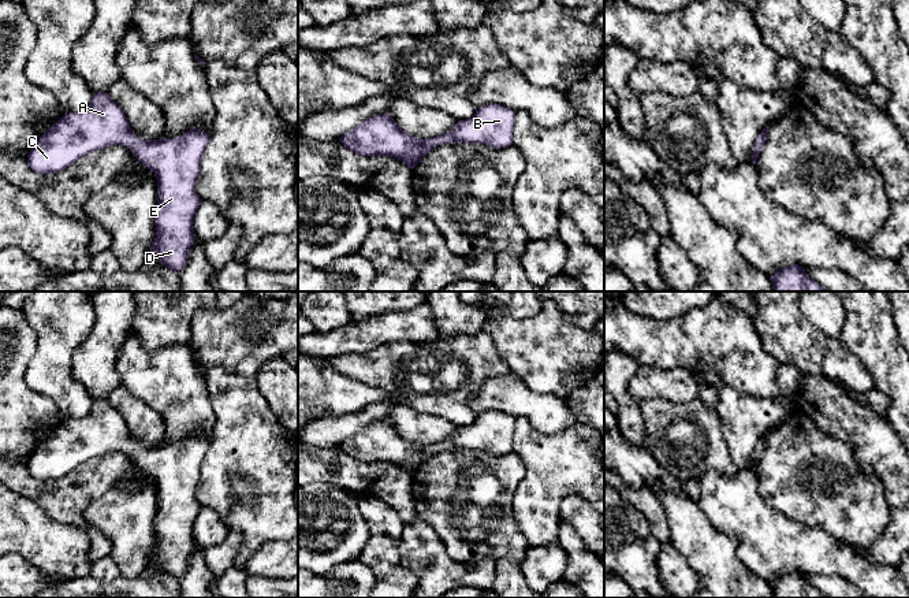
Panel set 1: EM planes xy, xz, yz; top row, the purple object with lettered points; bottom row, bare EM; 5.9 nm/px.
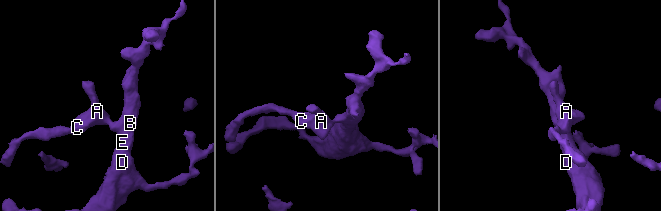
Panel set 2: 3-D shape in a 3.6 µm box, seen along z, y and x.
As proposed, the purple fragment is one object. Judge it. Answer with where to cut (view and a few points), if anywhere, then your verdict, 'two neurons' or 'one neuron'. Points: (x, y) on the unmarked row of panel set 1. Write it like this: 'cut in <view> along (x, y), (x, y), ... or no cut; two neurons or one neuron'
no cut; one neuron

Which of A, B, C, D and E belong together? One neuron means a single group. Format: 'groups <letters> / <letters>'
groups A B C D E

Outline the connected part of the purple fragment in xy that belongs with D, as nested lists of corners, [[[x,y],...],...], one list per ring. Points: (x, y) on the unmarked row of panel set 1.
[[[100,398],[93,400],[93,405],[86,416],[66,420],[55,428],[31,453],[27,469],[40,482],[55,480],[66,476],[93,457],[112,452],[128,454],[138,468],[154,479],[157,487],[156,545],[149,560],[156,560],[163,572],[179,580],[187,571],[190,553],[195,547],[193,525],[201,509],[195,491],[201,480],[201,467],[208,447],[209,441],[197,434],[175,445],[141,447],[131,438],[130,430],[120,413],[108,400]]]

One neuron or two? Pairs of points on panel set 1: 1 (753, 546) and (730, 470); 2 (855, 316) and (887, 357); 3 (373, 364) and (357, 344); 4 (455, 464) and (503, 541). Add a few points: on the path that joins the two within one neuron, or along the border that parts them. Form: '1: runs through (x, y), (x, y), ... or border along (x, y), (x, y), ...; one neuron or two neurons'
1: border along (738, 470), (733, 475), (707, 470), (699, 476); two neurons
2: runs through (864, 326), (879, 348); one neuron
3: border along (394, 340), (372, 349), (332, 357); two neurons
4: runs through (453, 486), (454, 504), (481, 531); one neuron

